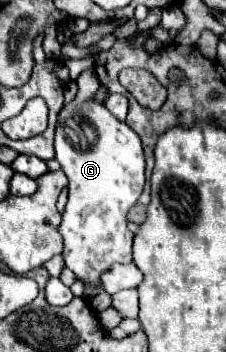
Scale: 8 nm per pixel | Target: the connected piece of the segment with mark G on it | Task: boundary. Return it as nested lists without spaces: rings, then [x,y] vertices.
[[[92,68],[84,70],[78,80],[78,94],[72,100],[72,104],[64,106],[58,116],[56,126],[56,160],[60,162],[64,174],[68,176],[68,204],[62,212],[62,224],[58,226],[62,238],[64,238],[64,250],[62,258],[66,266],[76,274],[76,280],[80,280],[86,286],[100,286],[100,276],[106,272],[112,264],[126,264],[132,262],[132,240],[134,234],[128,230],[128,212],[140,198],[144,190],[144,152],[138,134],[124,122],[116,120],[106,106],[94,102],[94,94],[100,86],[98,76]]]

